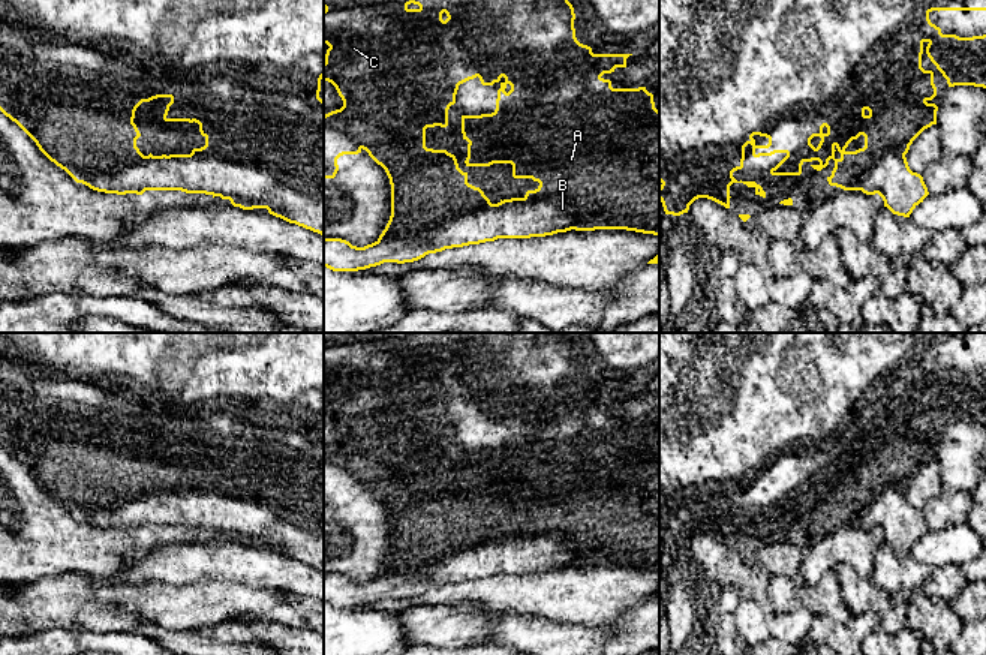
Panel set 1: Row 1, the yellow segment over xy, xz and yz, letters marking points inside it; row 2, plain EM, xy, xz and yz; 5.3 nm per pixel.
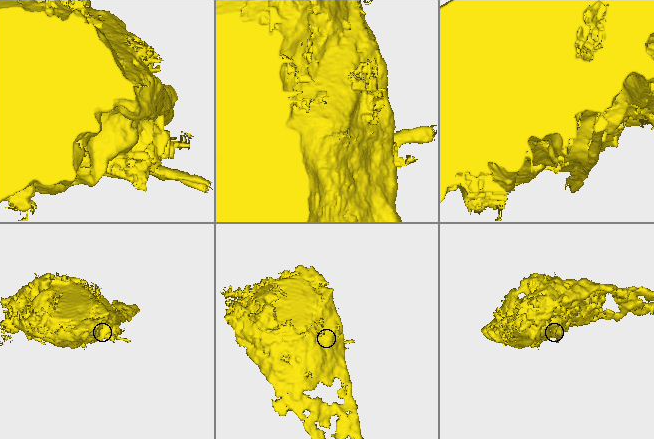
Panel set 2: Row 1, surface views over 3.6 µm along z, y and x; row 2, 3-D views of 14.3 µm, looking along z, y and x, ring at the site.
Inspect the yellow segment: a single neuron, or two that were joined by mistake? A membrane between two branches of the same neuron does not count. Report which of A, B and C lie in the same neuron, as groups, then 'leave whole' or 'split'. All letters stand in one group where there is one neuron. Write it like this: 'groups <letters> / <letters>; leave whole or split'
groups A C / B; split

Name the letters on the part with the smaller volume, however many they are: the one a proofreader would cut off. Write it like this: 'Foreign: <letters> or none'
Foreign: B

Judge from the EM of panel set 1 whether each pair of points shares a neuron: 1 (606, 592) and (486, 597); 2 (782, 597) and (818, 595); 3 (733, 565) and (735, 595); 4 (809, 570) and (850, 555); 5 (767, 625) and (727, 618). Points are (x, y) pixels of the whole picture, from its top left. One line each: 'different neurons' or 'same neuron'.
1: same neuron
2: same neuron
3: different neurons
4: same neuron
5: different neurons

